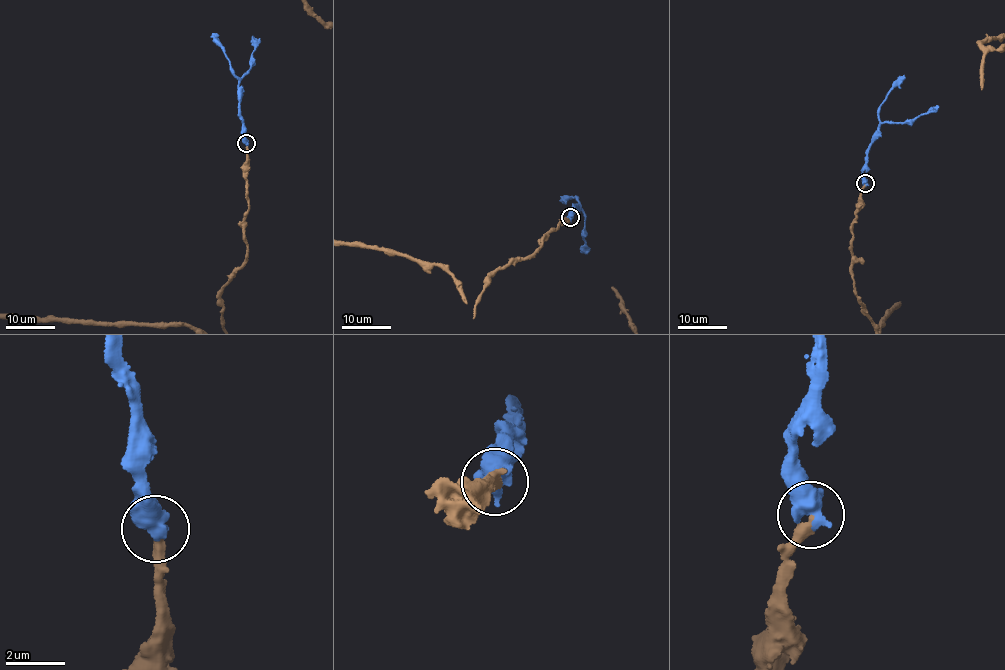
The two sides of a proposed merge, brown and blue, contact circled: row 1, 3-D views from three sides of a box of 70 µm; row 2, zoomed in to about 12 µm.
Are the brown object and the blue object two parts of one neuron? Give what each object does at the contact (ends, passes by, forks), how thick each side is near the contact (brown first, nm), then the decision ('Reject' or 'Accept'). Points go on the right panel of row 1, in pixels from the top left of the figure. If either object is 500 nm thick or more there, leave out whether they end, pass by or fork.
Thickness 320 nm (brown) against 800 nm. Accept

